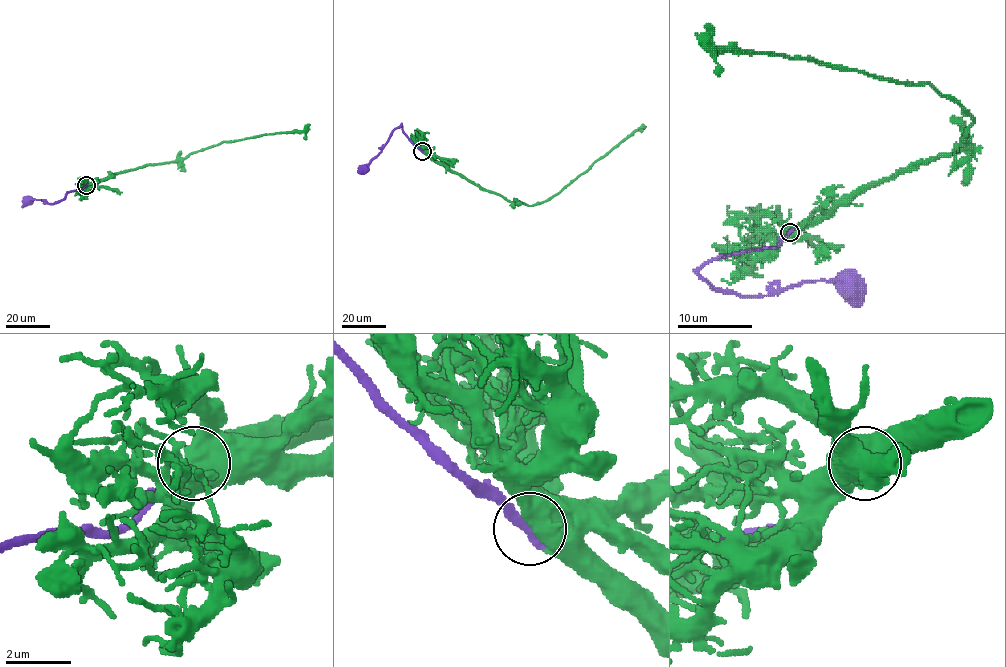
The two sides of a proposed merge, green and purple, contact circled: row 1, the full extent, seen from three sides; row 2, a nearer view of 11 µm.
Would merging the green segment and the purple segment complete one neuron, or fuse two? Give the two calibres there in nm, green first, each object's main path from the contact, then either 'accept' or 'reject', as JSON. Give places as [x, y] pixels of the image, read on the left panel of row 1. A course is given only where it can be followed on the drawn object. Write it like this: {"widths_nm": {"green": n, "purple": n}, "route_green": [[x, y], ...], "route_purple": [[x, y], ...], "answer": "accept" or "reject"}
{"widths_nm": {"green": 700, "purple": 400}, "route_green": [[87, 185], [147, 165], [186, 158], [224, 141], [300, 132], [310, 124]], "route_purple": [[86, 185], [68, 192], [54, 204], [30, 199], [22, 207]], "answer": "accept"}

